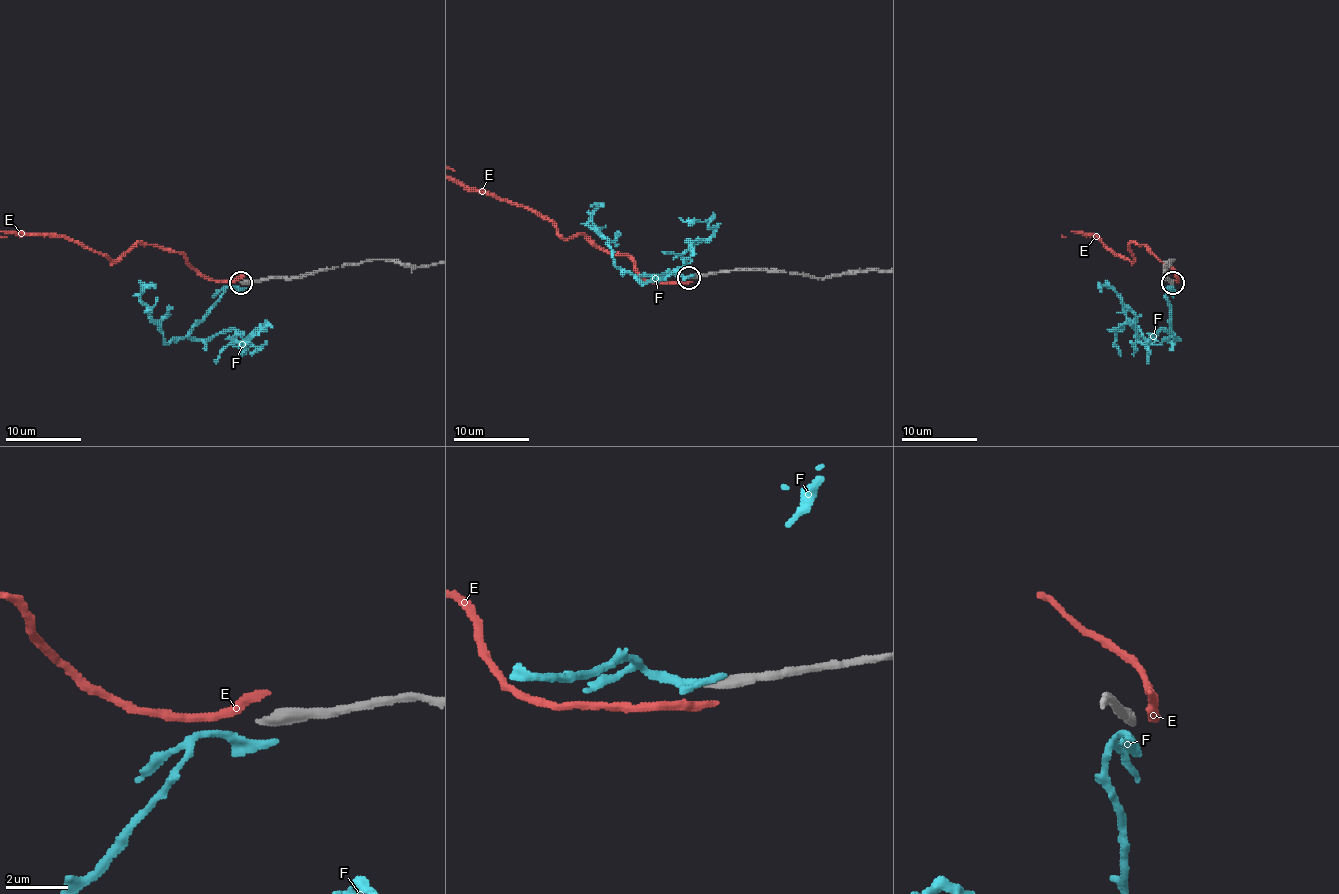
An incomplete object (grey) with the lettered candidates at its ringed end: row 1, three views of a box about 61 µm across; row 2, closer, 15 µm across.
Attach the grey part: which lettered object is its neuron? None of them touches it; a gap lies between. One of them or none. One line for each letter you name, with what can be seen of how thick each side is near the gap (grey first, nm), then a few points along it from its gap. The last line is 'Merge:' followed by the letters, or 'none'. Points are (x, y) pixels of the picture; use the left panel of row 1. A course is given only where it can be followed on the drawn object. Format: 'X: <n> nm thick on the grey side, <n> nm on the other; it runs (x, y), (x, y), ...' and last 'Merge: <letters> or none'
Merge: none

